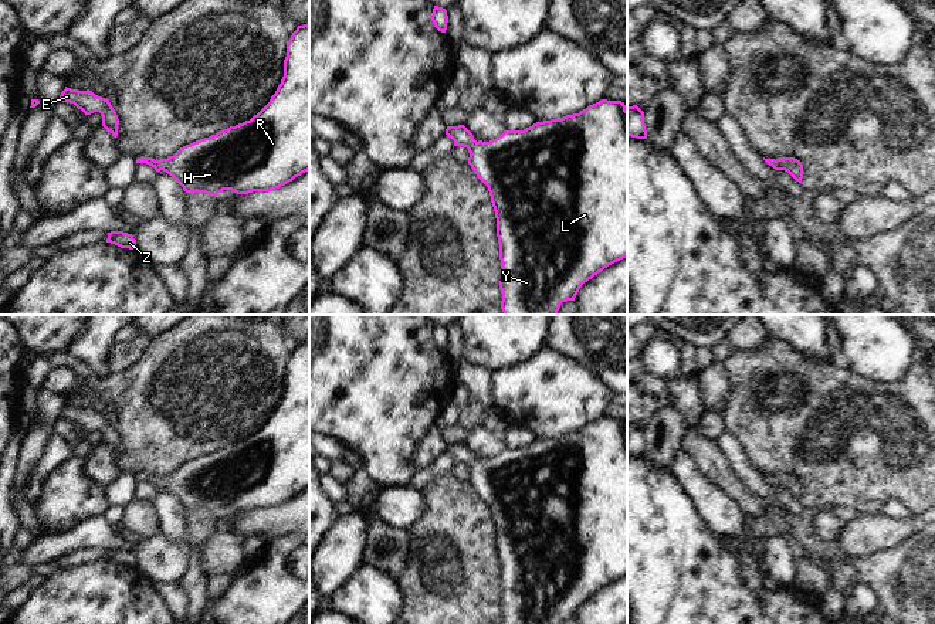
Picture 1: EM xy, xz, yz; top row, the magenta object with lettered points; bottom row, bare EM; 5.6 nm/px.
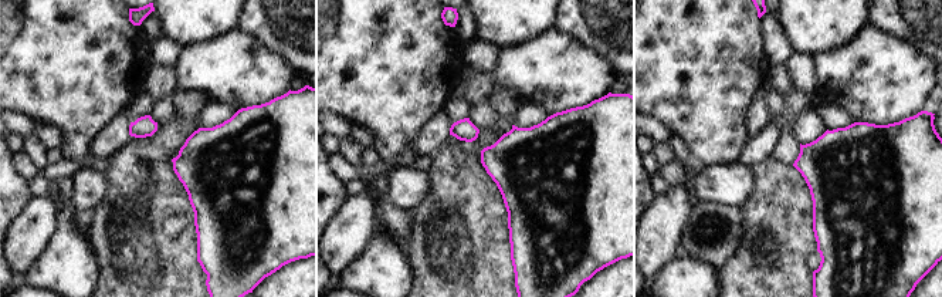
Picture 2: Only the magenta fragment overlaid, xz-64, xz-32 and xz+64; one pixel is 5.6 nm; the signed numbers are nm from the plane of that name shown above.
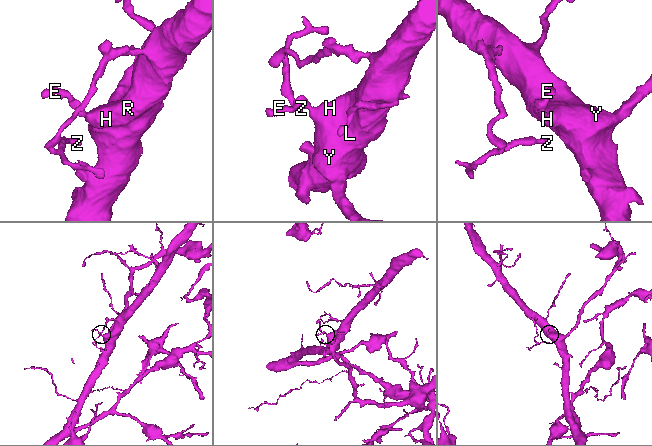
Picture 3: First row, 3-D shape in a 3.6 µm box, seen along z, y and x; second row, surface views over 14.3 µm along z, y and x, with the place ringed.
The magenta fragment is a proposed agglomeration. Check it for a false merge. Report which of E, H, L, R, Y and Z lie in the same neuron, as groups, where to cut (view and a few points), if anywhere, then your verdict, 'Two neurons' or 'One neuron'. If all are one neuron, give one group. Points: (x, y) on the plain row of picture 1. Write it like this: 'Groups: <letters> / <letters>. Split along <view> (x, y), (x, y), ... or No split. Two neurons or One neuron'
Groups: E H L R Y Z. No split. One neuron

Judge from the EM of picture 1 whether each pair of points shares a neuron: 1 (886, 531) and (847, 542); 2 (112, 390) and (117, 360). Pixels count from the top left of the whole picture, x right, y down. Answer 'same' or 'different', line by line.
1: same
2: different

